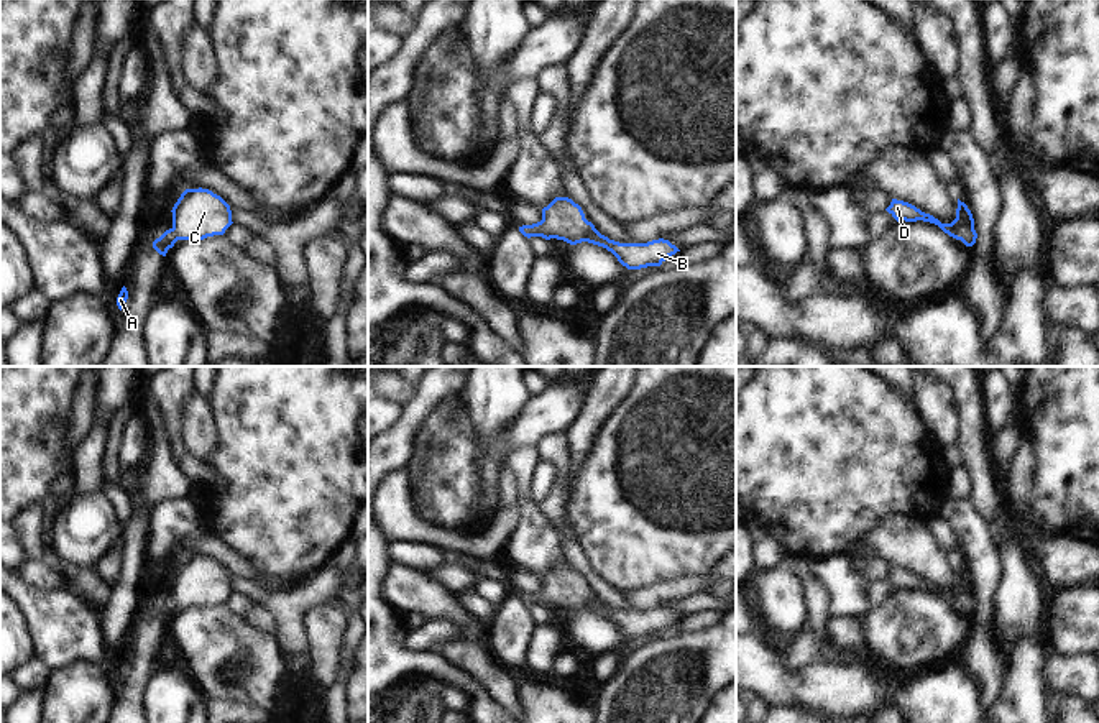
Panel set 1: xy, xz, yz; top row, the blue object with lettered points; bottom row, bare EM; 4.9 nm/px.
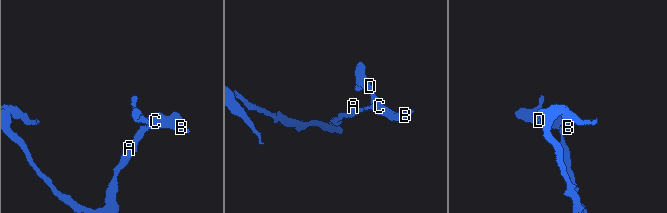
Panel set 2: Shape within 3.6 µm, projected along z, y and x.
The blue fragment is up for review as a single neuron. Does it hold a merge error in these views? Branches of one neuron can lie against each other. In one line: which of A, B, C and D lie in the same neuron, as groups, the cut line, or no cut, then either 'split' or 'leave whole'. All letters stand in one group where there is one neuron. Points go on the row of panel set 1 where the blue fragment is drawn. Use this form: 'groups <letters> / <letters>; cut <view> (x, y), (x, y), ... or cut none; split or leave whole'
groups A B C D; cut none; leave whole

